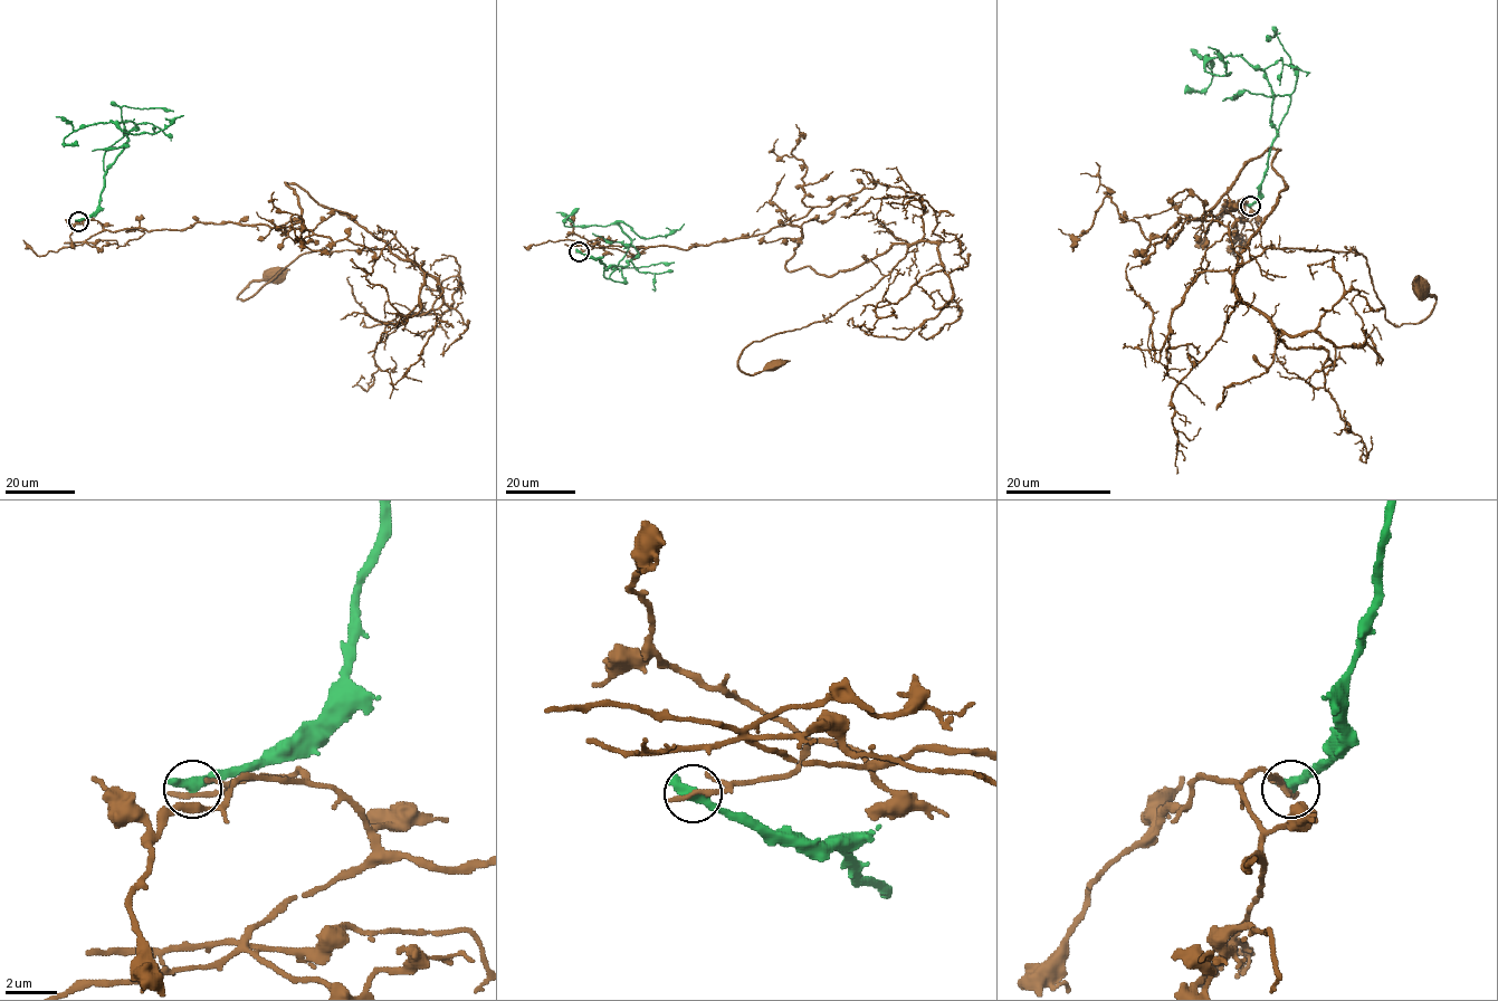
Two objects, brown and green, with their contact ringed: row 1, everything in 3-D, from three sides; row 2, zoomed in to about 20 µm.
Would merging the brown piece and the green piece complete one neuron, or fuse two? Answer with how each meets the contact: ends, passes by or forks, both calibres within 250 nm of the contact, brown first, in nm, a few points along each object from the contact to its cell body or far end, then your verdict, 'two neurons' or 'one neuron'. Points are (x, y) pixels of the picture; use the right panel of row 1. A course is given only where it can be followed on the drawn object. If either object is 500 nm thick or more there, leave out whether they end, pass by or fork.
calibres 240 and 500 nm; course brown (1250, 207), (1209, 216), (1279, 150), (1287, 186), (1238, 264), (1354, 250), (1395, 326), (1434, 302), (1421, 285); course green (1250, 207), (1276, 135), (1272, 88), (1266, 74), (1239, 56), (1209, 59), (1208, 73), (1230, 73), (1208, 46); two neurons

